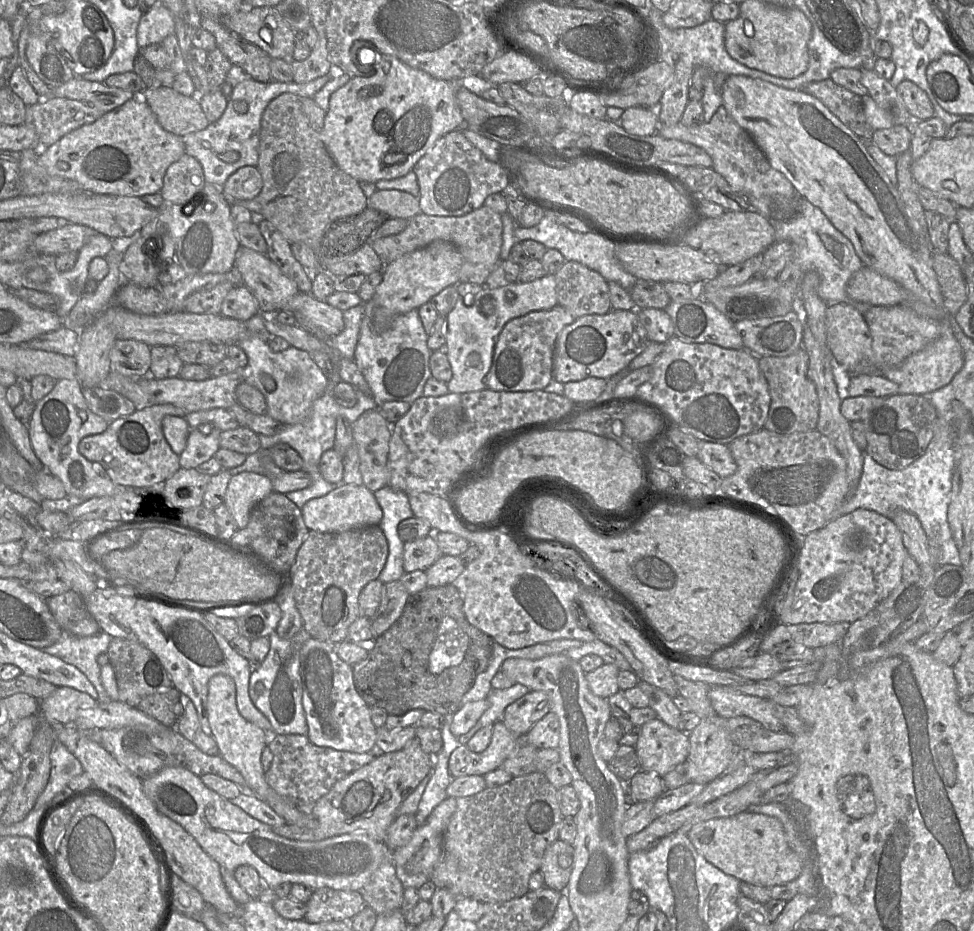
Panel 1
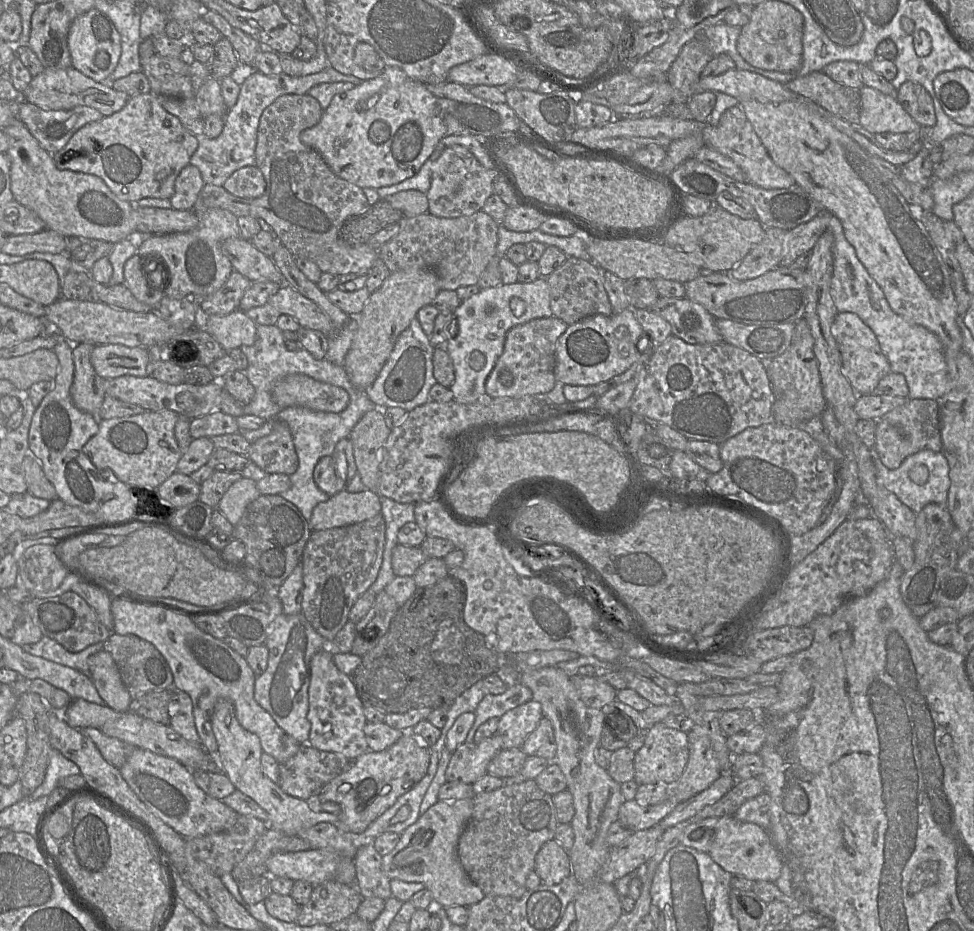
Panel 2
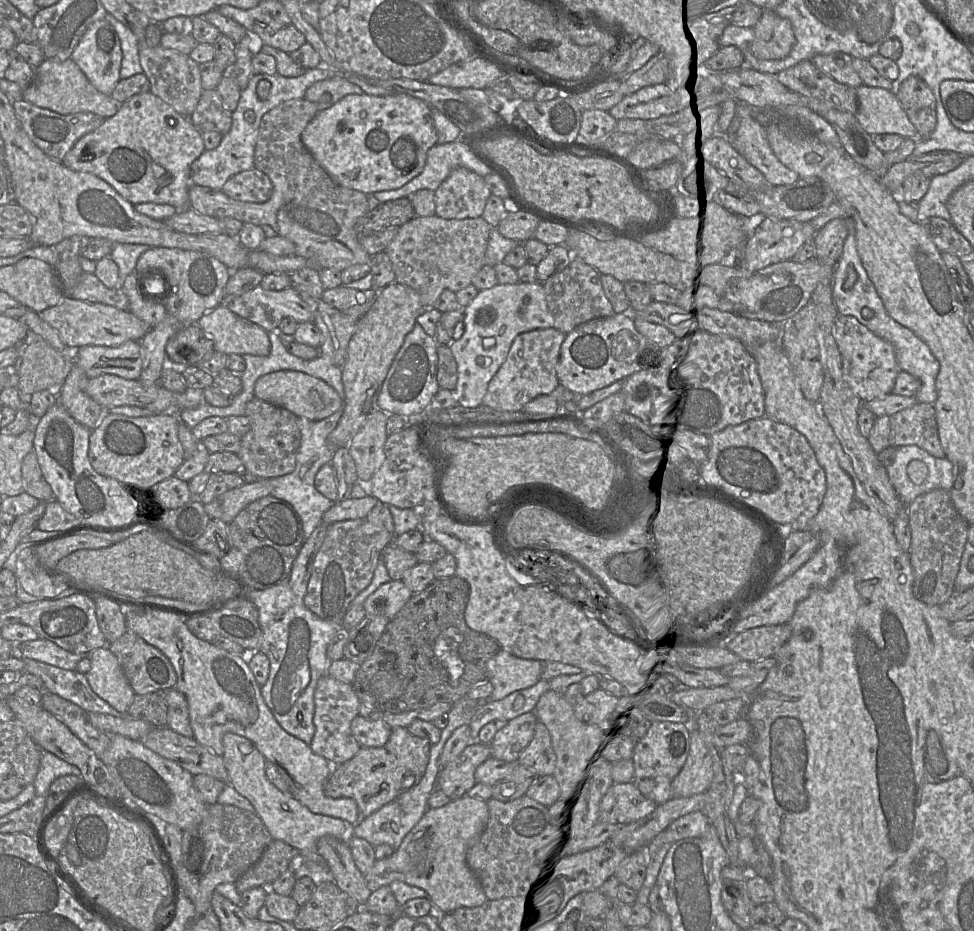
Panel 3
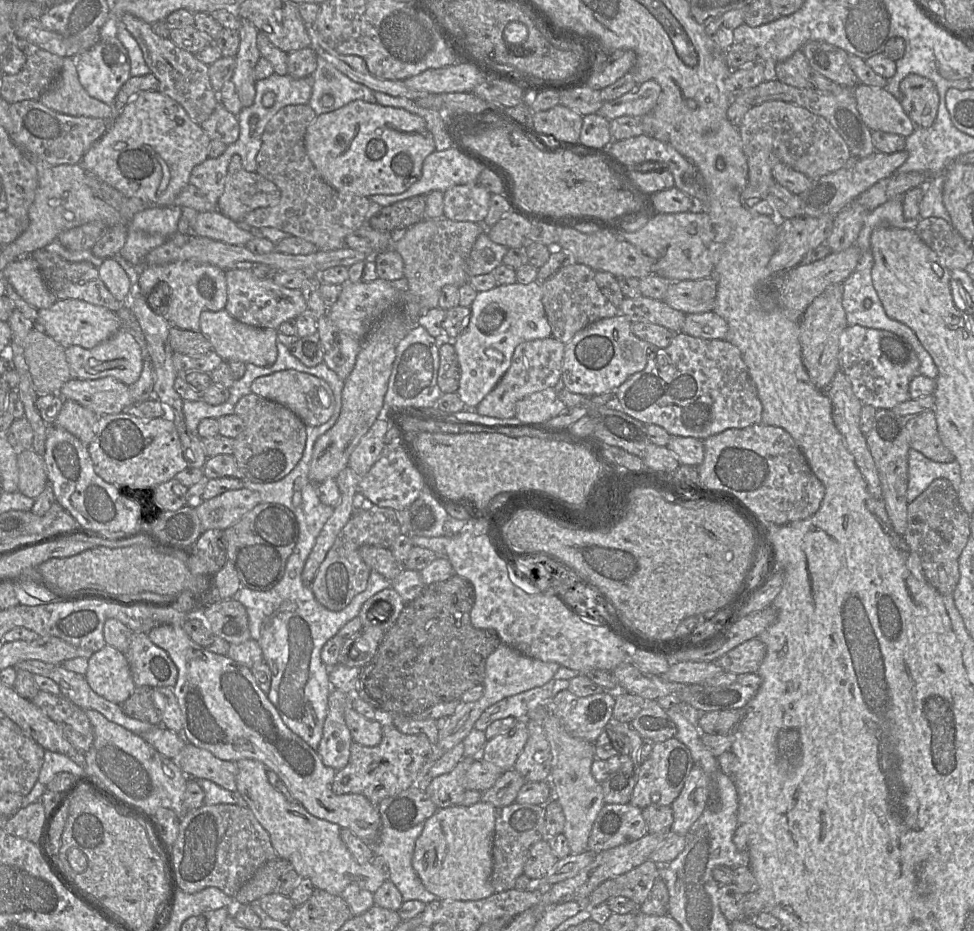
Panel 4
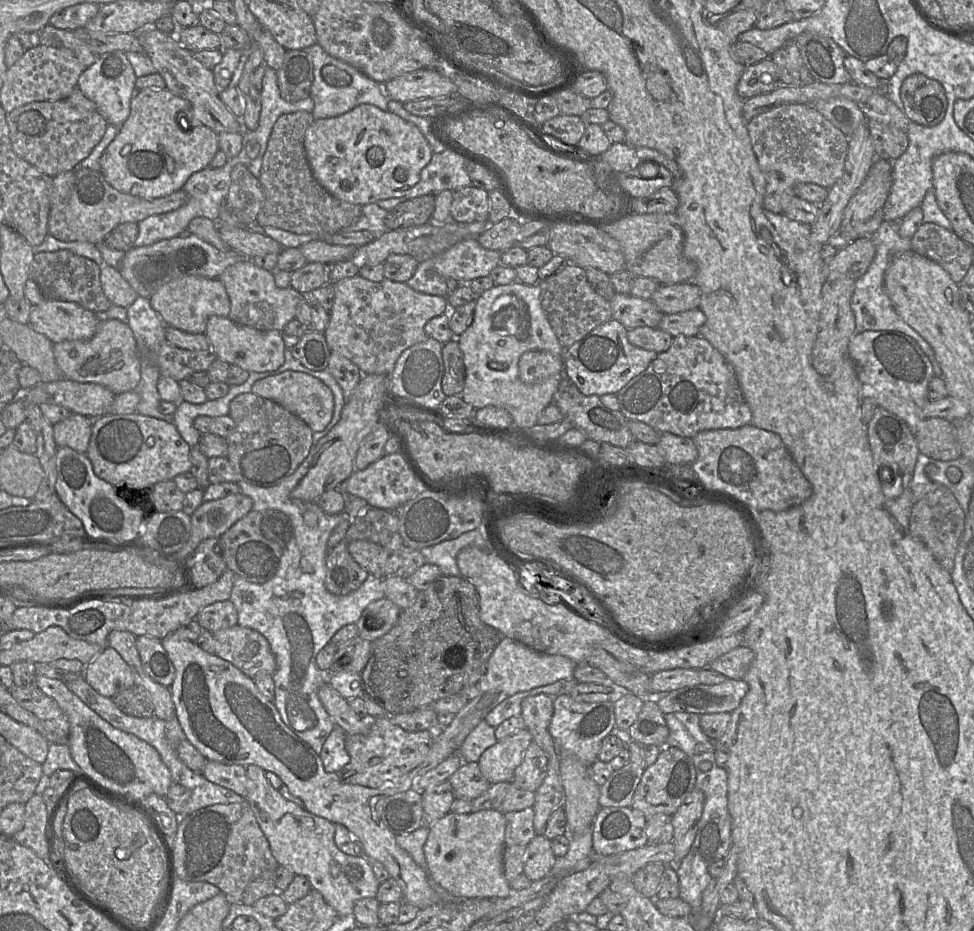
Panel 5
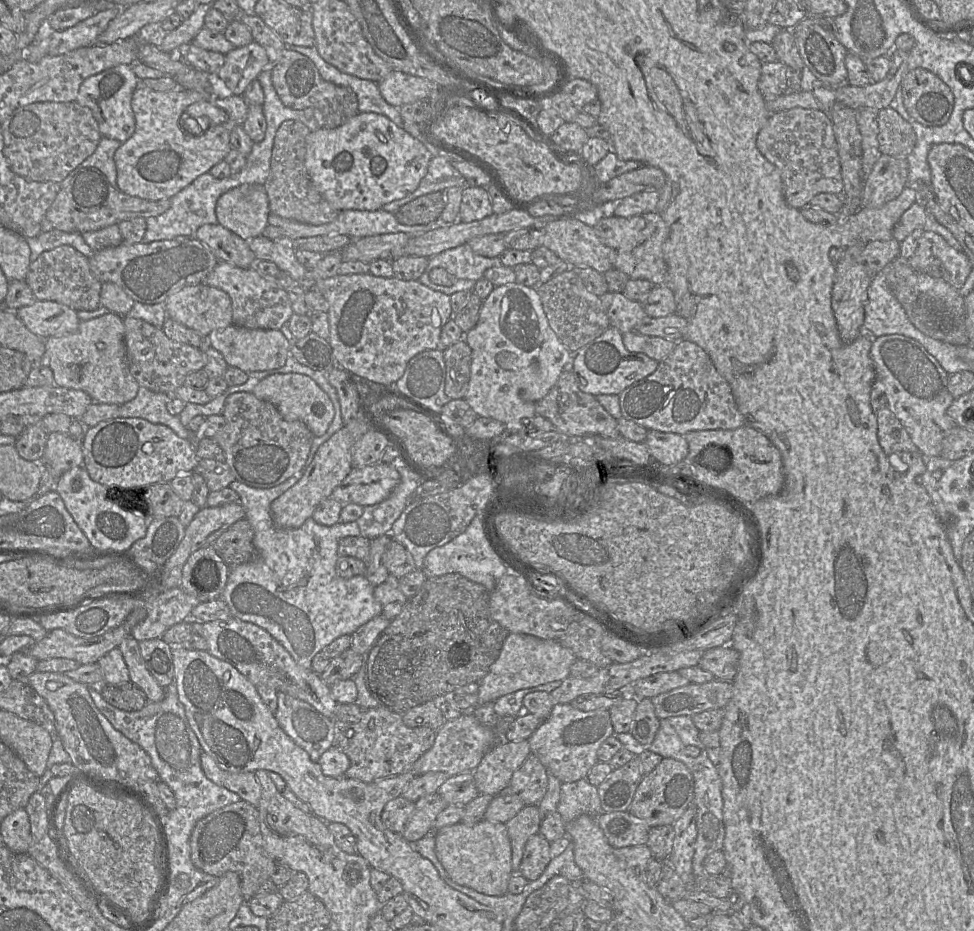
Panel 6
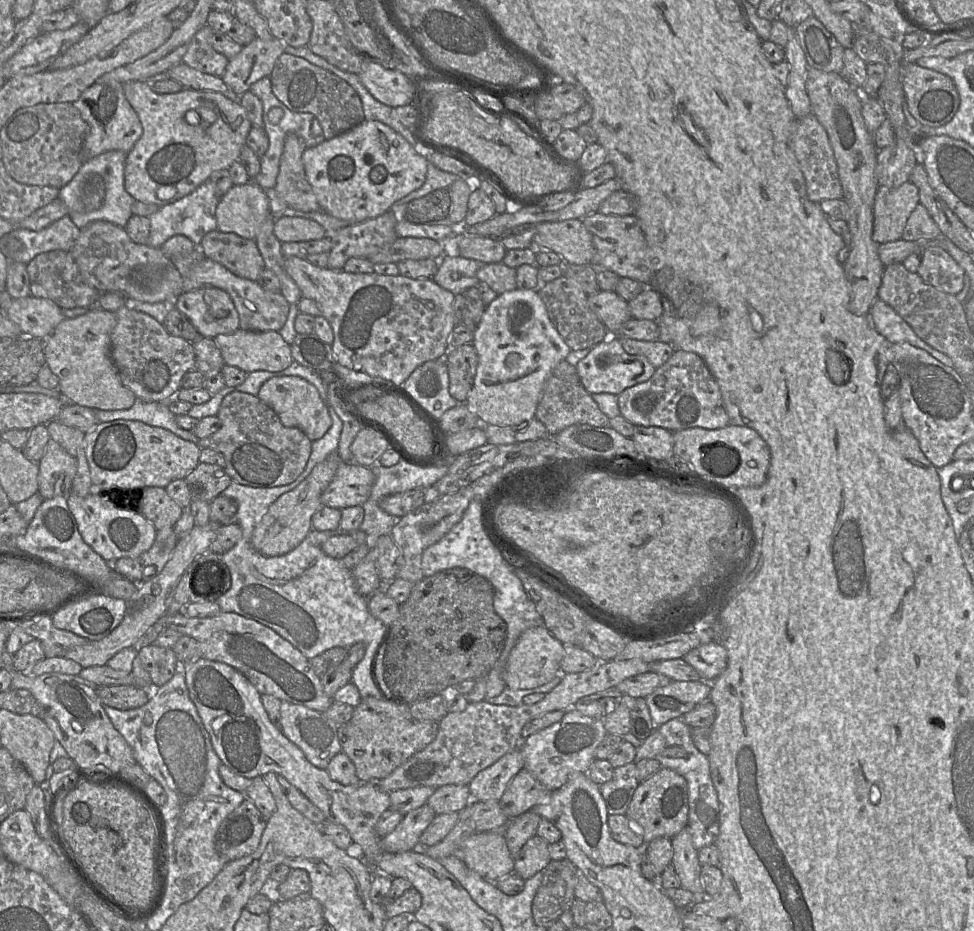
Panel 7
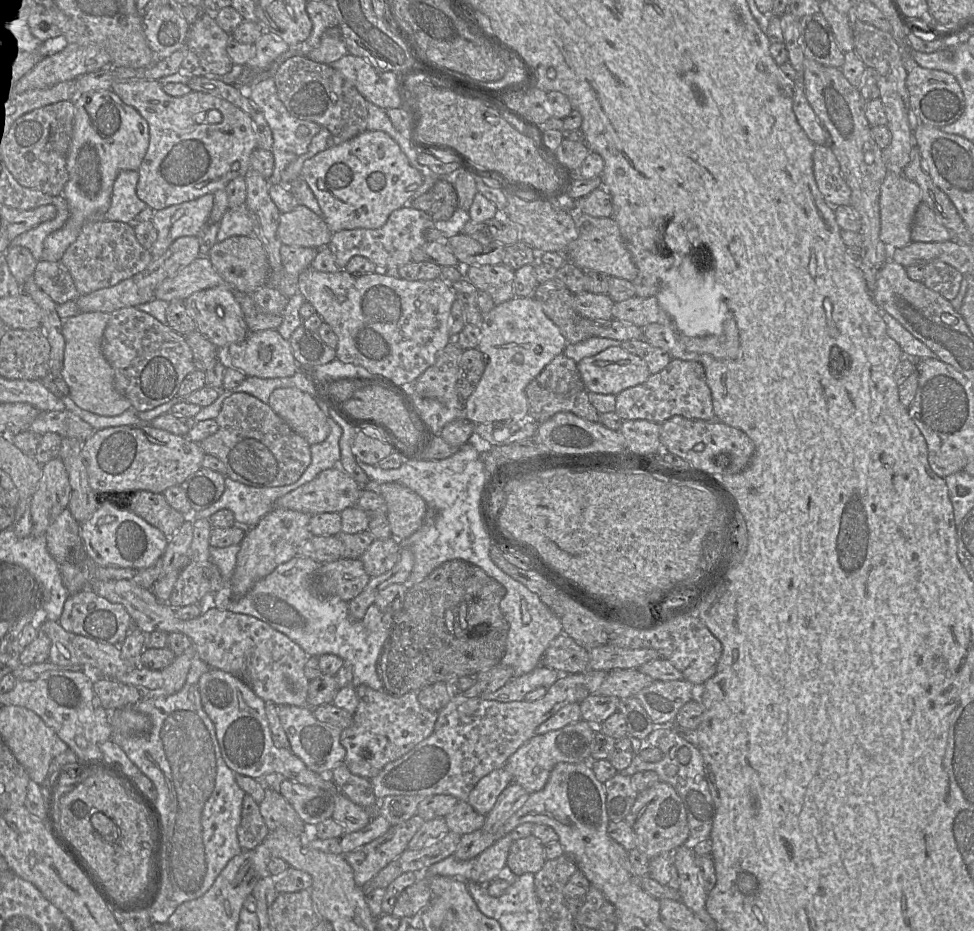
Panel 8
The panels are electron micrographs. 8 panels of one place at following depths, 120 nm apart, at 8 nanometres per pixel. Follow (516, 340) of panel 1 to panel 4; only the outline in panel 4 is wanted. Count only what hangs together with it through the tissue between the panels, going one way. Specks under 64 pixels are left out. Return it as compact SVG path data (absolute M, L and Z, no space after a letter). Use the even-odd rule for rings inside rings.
M553 336L530 340L516 346L511 365L497 385L483 398L475 408L483 416L508 419L516 416L516 404L519 400L535 392L554 387L561 379L561 367L565 344Z

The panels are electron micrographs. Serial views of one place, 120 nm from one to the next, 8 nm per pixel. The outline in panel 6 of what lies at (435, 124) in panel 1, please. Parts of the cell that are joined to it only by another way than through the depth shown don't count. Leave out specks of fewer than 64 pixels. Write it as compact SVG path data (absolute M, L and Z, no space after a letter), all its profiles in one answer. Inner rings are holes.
M358 113L343 125L327 129L320 127L306 138L305 166L319 193L337 210L376 211L392 201L413 193L427 174L433 155L418 139L397 126L388 117L373 113Z

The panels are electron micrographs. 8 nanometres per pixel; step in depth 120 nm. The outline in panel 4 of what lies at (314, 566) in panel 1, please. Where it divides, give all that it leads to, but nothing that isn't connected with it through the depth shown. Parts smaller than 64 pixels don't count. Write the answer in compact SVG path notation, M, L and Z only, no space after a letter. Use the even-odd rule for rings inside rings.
M368 504L364 509L357 510L338 534L333 546L328 551L325 559L319 566L316 576L310 588L316 600L330 611L343 610L352 599L363 592L368 584L371 573L369 566L362 560L359 549L364 545L390 548L394 540L401 534L400 515L392 508L384 508L374 504Z

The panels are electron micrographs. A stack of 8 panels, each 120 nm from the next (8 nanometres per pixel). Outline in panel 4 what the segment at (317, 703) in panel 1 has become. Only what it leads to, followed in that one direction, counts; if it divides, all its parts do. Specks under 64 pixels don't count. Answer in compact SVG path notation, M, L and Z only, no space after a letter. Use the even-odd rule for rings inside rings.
M335 689L328 697L328 714L317 753L325 766L336 771L343 769L350 759L353 739L346 725L344 712L348 706L351 706L352 697Z

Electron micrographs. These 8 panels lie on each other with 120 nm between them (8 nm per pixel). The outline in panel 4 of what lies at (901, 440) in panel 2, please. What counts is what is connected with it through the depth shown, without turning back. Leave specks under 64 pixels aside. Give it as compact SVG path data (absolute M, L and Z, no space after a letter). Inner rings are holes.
M934 410L905 418L908 443L912 449L935 462L949 463L955 460L940 439Z

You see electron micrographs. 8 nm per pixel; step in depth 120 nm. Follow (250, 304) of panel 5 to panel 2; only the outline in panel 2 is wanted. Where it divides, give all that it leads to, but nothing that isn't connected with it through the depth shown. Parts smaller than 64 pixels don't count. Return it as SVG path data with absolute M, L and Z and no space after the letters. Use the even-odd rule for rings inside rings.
M283 284L278 292L259 307L254 307L245 312L257 325L275 325L281 315L292 316L300 325L300 328L318 330L326 336L332 333L332 323L328 315L312 300L301 295L291 286Z

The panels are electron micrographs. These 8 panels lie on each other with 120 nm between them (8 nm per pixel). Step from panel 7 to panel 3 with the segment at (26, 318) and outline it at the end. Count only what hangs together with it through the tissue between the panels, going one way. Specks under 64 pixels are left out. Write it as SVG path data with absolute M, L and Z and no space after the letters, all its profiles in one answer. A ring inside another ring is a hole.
M66 296L58 305L38 314L57 330L67 349L72 352L87 345L111 347L119 346L129 340L140 341L151 329L129 310L123 311L110 305L85 302Z

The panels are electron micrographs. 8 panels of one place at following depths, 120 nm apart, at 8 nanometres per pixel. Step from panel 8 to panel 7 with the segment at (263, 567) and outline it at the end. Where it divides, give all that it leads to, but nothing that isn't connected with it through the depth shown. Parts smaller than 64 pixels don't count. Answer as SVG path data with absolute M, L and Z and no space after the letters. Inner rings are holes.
M337 451L317 464L298 486L281 495L272 503L255 526L251 543L253 548L263 556L281 556L296 548L312 530L312 517L322 507L321 495L333 480L341 463Z

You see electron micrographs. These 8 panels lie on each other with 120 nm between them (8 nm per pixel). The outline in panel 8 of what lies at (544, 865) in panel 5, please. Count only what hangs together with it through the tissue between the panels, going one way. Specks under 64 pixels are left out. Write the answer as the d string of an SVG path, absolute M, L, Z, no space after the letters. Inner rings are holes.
M533 835L513 841L506 862L508 875L518 877L525 873L537 873L547 860L544 847Z

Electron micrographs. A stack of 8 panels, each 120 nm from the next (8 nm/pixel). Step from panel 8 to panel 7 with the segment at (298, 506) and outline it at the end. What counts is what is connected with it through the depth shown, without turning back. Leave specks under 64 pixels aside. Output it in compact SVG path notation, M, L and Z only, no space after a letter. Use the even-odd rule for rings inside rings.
M341 462L337 472L321 495L322 506L345 509L361 506L370 497L375 475L371 468L355 462Z

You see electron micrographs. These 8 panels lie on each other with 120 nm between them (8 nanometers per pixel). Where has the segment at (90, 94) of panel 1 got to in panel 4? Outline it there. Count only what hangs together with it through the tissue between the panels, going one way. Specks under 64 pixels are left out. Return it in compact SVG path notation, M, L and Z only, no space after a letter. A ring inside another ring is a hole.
M63 58L58 79L38 100L46 107L62 114L112 121L116 115L114 106L90 96L79 81L75 58Z

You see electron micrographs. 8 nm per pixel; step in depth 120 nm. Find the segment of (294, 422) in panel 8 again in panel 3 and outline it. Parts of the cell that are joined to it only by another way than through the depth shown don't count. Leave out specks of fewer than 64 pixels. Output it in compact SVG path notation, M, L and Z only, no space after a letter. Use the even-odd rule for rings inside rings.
M280 370L260 377L254 385L256 398L285 408L297 417L319 421L335 413L342 404L336 390L320 378L300 371Z

